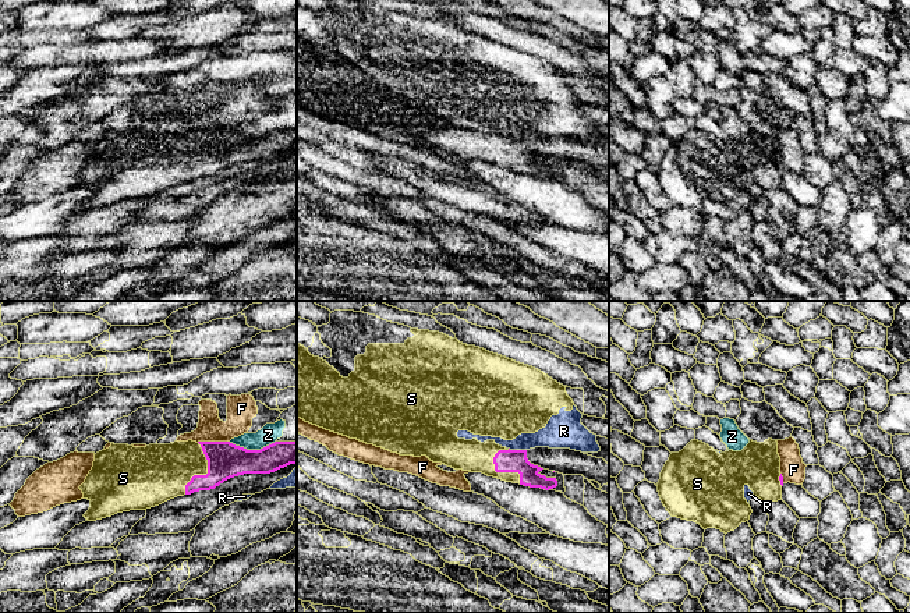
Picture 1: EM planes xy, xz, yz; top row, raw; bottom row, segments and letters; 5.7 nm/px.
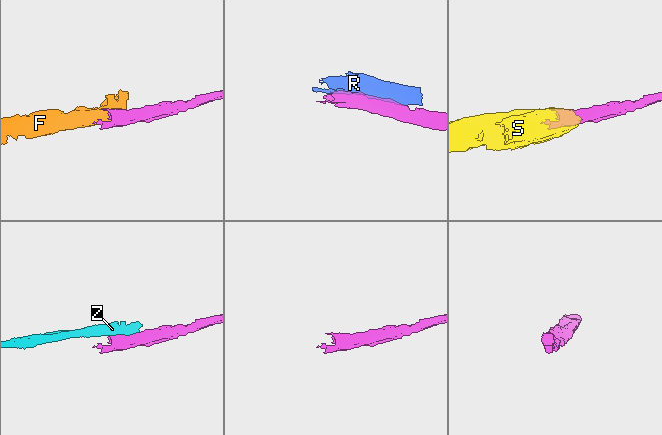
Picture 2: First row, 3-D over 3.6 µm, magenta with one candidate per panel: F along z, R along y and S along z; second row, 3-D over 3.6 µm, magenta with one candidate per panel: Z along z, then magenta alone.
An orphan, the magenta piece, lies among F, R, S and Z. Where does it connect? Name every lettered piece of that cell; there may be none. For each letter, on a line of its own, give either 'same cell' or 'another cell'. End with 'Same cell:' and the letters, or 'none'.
F: another cell
R: another cell
S: same cell
Z: another cell
Same cell: S

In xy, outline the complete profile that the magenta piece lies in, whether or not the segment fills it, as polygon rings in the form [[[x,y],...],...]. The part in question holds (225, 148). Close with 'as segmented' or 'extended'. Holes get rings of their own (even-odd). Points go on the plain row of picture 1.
[[[174,130],[134,135],[114,132],[95,142],[93,155],[79,174],[91,189],[84,202],[88,209],[130,198],[146,198],[177,184],[210,178],[244,162],[270,162],[297,152],[297,130],[275,130],[261,138],[247,138],[230,130]]]; extended

